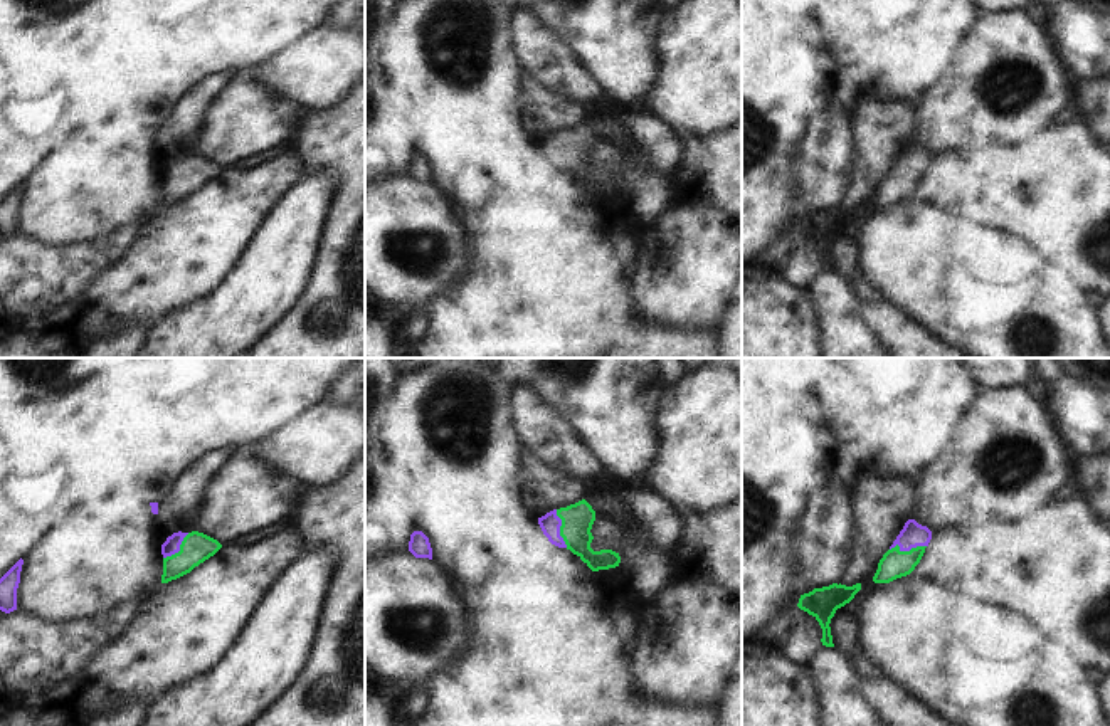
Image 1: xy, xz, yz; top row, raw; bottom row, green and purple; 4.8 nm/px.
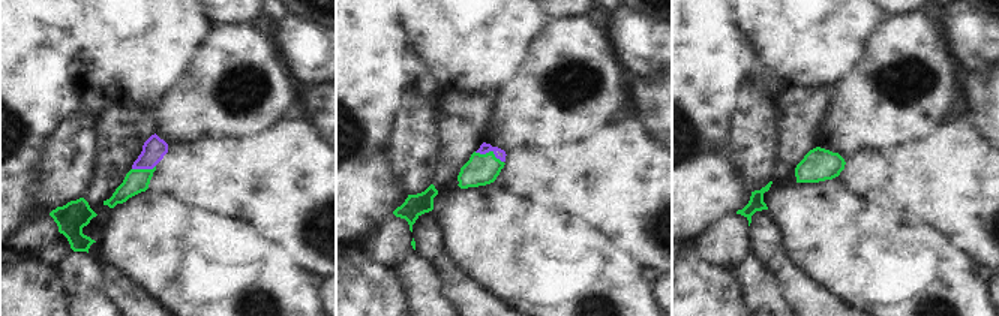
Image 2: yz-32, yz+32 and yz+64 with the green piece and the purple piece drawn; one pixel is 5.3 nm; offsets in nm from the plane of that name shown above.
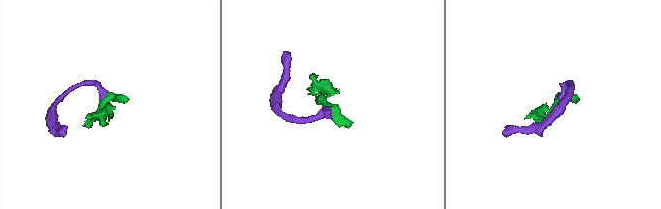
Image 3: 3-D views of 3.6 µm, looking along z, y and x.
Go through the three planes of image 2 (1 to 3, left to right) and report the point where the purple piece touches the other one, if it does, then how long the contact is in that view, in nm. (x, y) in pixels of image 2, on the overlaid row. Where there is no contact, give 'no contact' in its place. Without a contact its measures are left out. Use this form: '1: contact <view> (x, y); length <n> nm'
1: contact yz-32 (143, 169); length 130 nm
2: contact yz+32 (489, 152); length 170 nm
3: no contact

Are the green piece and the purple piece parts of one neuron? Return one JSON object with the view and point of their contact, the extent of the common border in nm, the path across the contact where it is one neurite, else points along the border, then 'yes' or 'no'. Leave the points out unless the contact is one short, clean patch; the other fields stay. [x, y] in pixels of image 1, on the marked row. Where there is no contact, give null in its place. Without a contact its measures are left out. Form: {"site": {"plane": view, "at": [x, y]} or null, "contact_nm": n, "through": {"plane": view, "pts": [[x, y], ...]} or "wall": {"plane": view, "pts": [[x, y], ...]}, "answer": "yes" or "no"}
{"site": {"plane": "yz", "at": [907, 552]}, "contact_nm": 180, "through": {"plane": "yz", "pts": [[895, 563], [907, 552], [914, 535]]}, "answer": "yes"}

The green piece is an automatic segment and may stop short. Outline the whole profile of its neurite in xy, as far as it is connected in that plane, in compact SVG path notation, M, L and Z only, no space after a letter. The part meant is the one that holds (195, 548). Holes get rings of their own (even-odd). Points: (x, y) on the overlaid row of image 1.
M198 531L173 533L161 544L161 583L168 583L190 573L195 566L214 556L220 548L222 544L217 539Z

